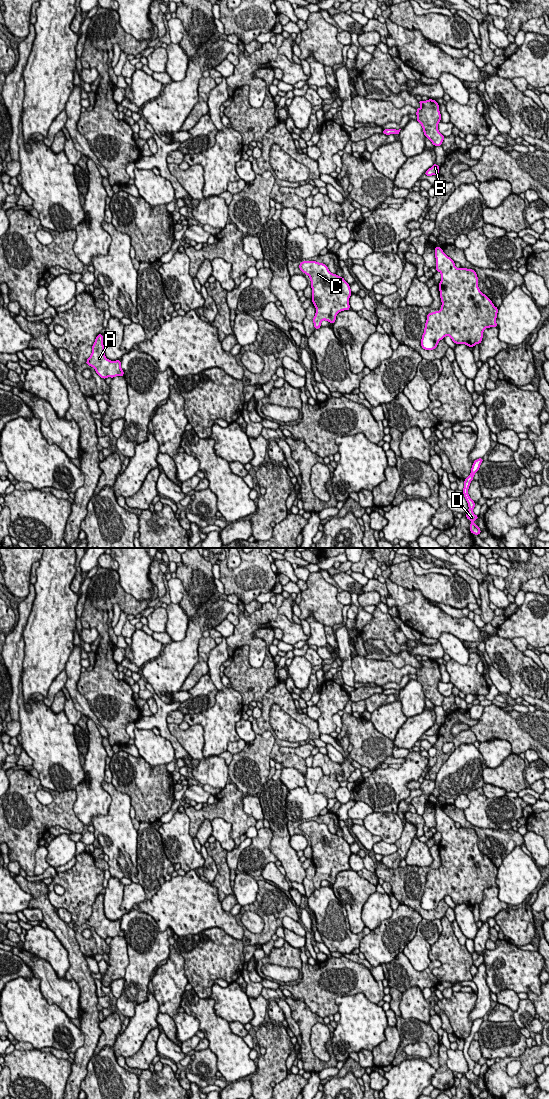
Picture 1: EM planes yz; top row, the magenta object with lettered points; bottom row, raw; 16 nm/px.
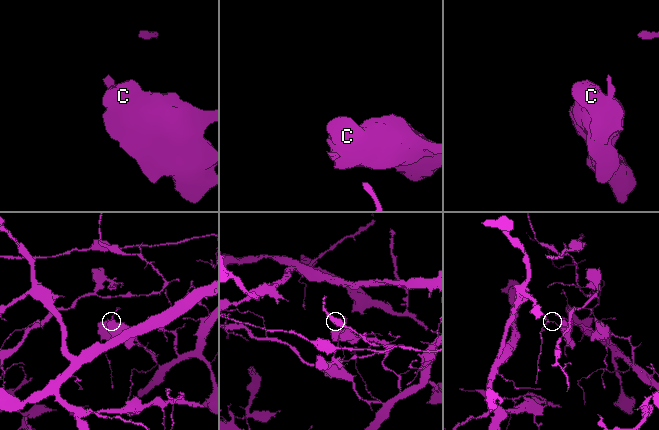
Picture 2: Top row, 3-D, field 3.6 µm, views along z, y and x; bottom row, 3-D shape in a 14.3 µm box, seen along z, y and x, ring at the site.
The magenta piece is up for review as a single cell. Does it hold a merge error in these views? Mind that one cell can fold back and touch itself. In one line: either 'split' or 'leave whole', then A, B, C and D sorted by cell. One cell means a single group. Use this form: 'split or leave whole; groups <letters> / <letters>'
leave whole; groups A B C D

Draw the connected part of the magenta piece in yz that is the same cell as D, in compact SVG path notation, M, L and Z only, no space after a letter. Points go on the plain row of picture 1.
M479 1018L479 1019L476 1019L474 1022L473 1022L473 1025L472 1025L472 1028L471 1028L471 1033L470 1035L464 1040L464 1048L463 1048L463 1054L464 1054L464 1057L468 1063L468 1067L469 1067L469 1070L468 1072L465 1074L466 1078L469 1079L471 1081L471 1084L470 1084L470 1092L472 1094L475 1094L475 1095L479 1095L481 1093L481 1090L480 1088L473 1082L474 1080L477 1080L478 1079L478 1075L475 1075L473 1073L473 1069L475 1067L475 1062L470 1058L469 1054L468 1054L468 1049L469 1049L469 1046L470 1046L470 1043L471 1041L473 1040L473 1037L474 1037L474 1034L476 1032L478 1032L479 1028L480 1028L480 1025L481 1023L483 1022L483 1018Z

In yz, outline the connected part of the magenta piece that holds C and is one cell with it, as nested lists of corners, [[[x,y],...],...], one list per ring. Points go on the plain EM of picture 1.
[[[302,821],[299,829],[311,841],[312,862],[316,867],[313,878],[315,889],[321,887],[323,880],[334,884],[339,872],[350,870],[349,858],[352,853],[343,837],[332,834],[327,825],[316,821]]]

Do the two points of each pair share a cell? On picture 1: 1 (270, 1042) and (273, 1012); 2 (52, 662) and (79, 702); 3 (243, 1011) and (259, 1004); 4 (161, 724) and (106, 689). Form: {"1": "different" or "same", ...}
{"1": "different", "2": "different", "3": "different", "4": "different"}

